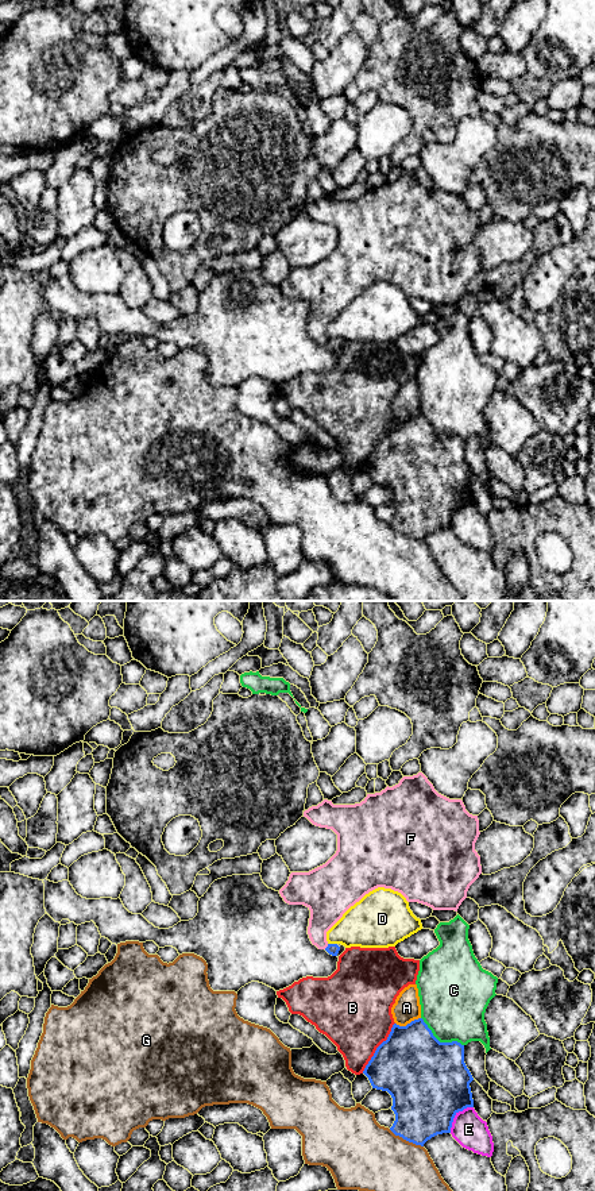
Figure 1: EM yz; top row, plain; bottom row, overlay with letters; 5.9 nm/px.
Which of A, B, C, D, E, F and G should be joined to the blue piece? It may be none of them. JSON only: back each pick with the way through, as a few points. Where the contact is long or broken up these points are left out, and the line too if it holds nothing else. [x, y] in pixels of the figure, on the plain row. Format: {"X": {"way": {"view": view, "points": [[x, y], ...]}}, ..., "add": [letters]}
{"add": []}

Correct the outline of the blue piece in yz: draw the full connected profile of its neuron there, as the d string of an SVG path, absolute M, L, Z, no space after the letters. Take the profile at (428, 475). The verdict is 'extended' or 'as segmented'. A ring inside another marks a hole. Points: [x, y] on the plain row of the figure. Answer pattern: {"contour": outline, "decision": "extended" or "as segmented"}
{"contour": "M422 413L406 421L394 419L363 469L372 483L387 486L393 493L395 516L390 525L416 540L424 541L432 532L451 528L455 510L474 502L470 482L474 473L464 458L464 440L457 436L440 438Z", "decision": "as segmented"}

